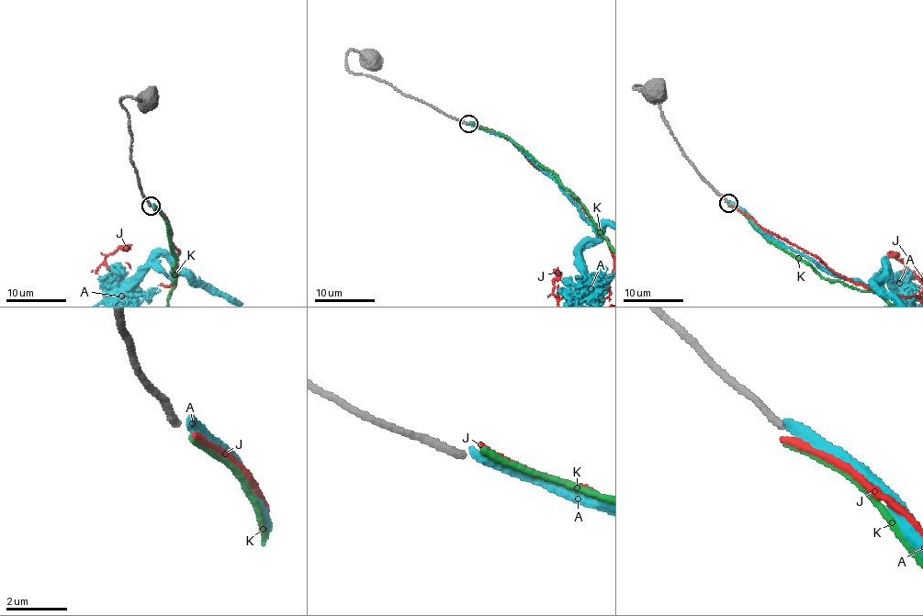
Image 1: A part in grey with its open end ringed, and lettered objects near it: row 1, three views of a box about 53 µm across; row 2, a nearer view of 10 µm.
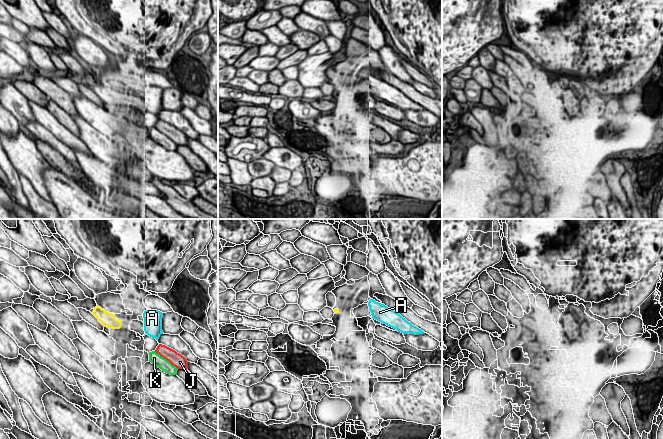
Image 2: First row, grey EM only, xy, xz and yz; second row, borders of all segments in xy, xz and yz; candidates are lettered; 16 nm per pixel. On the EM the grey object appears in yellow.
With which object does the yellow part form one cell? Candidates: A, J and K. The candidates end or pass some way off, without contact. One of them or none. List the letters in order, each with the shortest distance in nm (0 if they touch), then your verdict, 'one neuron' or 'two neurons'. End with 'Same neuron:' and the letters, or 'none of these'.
A: 360 nm apart; two neurons
J: 650 nm apart; two neurons
K: 600 nm apart; two neurons
Same neuron: none of these

